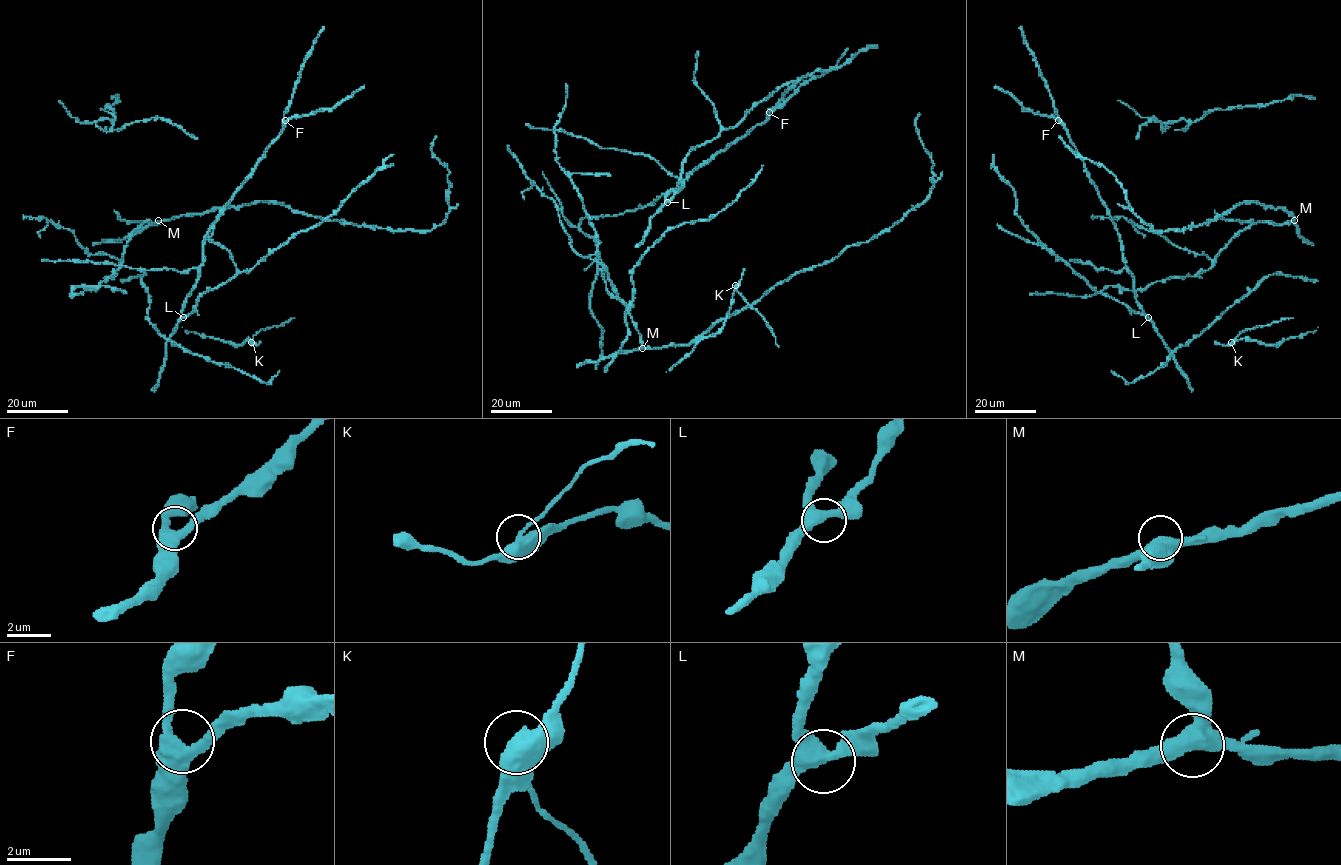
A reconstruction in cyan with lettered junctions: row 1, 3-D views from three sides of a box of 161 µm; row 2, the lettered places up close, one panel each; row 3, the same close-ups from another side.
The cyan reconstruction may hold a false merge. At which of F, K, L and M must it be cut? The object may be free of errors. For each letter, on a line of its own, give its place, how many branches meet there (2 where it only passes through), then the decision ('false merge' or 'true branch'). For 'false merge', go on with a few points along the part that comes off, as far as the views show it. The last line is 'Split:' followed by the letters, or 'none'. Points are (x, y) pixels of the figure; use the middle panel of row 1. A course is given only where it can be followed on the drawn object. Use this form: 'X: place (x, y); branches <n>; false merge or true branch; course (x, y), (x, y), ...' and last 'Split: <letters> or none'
F: place (769, 112); branches 3; true branch
K: place (735, 285); branches 3; false merge; course (736, 285), (737, 291), (771, 329), (779, 347)
L: place (667, 202); branches 3; true branch
M: place (642, 348); branches 3; true branch
Split: K

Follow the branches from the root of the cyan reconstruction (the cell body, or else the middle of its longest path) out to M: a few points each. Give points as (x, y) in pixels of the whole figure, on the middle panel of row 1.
M: (569, 176), (595, 232), (598, 255), (608, 279), (625, 306), (642, 348)

